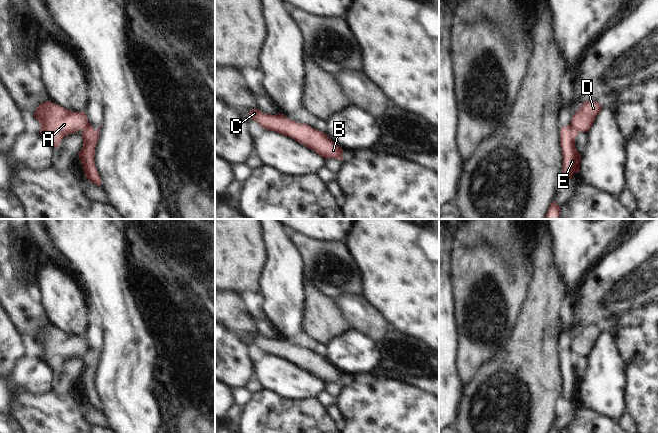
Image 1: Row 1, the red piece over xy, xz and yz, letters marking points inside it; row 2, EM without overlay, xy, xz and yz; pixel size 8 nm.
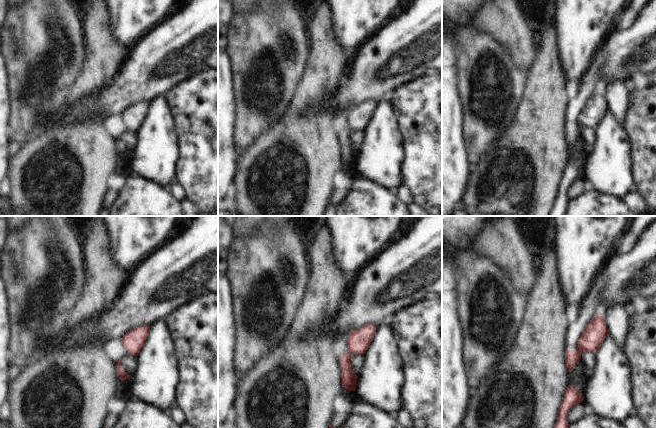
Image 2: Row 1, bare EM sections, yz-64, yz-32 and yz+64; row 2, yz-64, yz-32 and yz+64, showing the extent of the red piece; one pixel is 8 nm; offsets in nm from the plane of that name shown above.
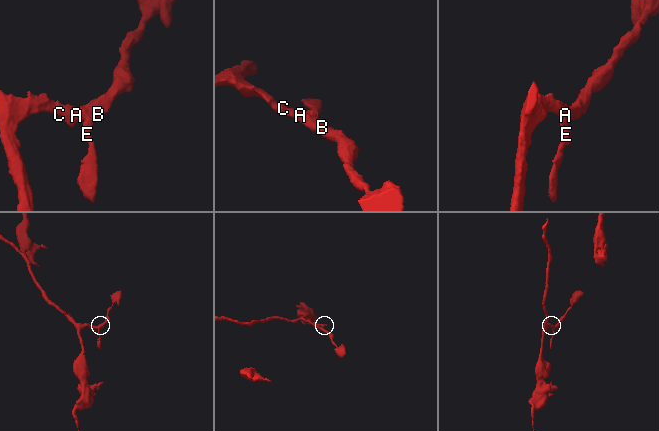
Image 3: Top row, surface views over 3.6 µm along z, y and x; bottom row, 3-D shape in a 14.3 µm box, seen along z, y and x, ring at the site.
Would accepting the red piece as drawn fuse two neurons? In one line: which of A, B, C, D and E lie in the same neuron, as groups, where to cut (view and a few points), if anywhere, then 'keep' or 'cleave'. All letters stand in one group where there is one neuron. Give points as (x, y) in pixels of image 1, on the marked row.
groups A B C D / E; cut yz (570, 124), (578, 131); cleave

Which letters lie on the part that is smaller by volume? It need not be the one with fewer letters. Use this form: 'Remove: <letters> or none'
Remove: E

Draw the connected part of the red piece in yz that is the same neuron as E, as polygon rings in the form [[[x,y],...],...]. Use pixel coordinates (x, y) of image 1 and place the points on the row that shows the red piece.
[[[571,124],[566,127],[561,127],[560,147],[563,157],[562,174],[570,179],[572,179],[574,173],[580,172],[581,155],[575,147],[575,138],[577,135],[578,131]]]

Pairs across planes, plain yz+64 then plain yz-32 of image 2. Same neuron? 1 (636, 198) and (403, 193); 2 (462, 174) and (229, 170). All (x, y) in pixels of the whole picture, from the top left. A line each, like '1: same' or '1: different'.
1: same
2: same

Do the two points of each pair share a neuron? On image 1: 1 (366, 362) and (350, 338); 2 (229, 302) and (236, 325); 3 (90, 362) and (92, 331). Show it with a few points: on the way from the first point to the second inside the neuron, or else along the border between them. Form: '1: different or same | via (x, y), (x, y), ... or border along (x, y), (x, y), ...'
1: same | via (360, 356), (350, 344)
2: same | via (229, 308), (229, 311), (236, 319)
3: same | via (92, 354), (92, 339)

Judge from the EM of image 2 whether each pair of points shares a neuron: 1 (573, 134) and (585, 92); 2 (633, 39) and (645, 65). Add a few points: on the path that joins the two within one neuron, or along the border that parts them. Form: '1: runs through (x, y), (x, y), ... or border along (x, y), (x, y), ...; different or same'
1: runs through (573, 124), (573, 109), (579, 102); same
2: runs through (637, 45), (643, 51), (645, 59); same

